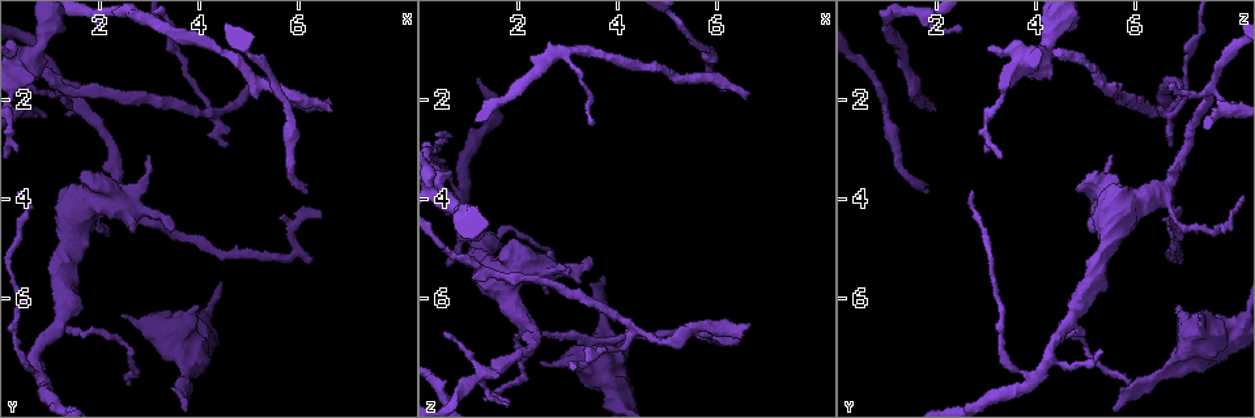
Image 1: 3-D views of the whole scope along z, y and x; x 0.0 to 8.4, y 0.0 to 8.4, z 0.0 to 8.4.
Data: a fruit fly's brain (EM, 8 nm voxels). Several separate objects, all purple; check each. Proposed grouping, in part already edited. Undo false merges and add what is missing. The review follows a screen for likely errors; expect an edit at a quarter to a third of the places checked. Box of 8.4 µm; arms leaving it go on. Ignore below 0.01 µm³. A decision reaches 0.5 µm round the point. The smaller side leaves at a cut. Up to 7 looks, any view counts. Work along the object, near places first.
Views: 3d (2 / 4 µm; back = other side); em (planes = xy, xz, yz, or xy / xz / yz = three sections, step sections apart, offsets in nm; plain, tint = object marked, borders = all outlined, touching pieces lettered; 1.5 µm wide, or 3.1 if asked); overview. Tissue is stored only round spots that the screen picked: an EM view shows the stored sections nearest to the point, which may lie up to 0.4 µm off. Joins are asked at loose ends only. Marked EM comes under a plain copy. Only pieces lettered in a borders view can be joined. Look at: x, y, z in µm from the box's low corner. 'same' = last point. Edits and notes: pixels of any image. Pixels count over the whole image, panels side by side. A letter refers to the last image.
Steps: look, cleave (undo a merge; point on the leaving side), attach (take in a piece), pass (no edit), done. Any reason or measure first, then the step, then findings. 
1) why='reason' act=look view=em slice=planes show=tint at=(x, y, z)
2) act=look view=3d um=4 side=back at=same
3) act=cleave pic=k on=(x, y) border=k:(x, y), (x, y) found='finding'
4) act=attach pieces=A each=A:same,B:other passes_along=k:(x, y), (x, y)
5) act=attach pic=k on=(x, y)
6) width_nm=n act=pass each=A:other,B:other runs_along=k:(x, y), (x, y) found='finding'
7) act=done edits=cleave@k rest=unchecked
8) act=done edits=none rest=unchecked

act=look view=em slice=planes show=borders at=(6.10, 3.95, 1.85)

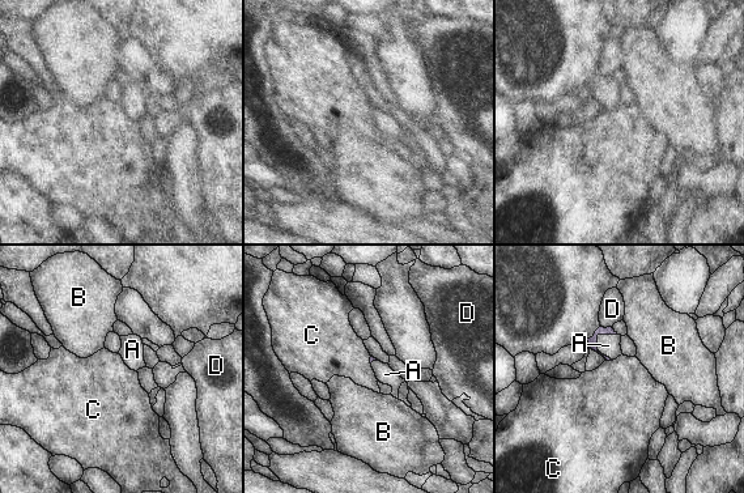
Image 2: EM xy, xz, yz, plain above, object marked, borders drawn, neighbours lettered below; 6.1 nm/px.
act=attach pieces=A each=A:same,B:other,C:other,D:other passes_along=2:(592, 341), (596, 349), (608, 345) found='it goes on there'

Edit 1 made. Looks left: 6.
why='free end' act=look view=em slice=xy step=4 show=borders at=(6.60, 2.25, 1.85)

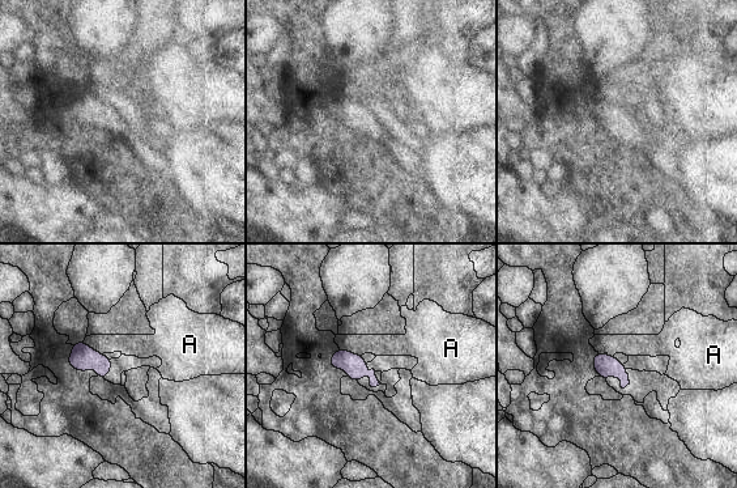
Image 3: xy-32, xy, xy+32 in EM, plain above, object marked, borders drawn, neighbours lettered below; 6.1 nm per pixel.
act=pass each=A:other border=3:(339, 347), (361, 356) found='no lettered piece goes on from it'

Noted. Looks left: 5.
why='see it whole again' act=look view=overview

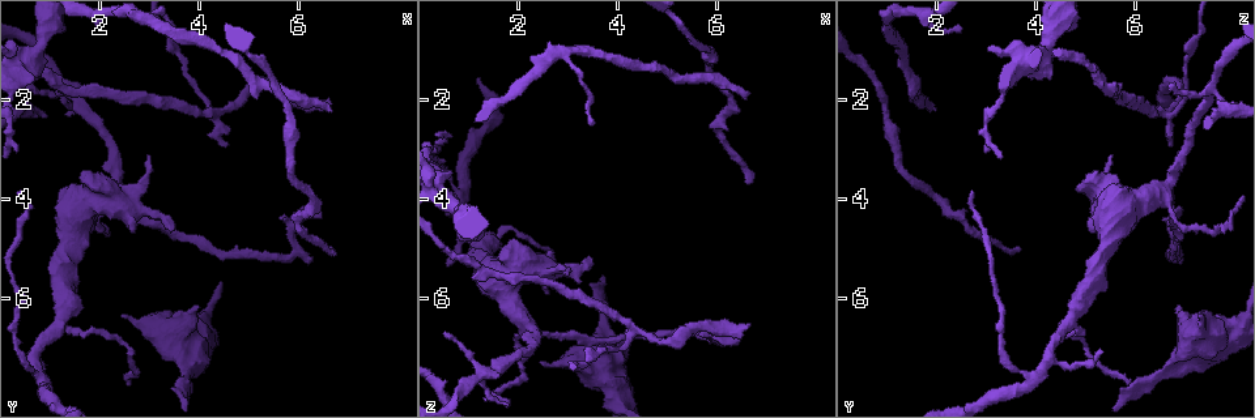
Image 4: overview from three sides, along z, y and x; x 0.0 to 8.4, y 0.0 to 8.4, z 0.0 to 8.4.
why='long arm stops here' act=look view=3d um=2 at=(6.65, 5.05, 3.75)

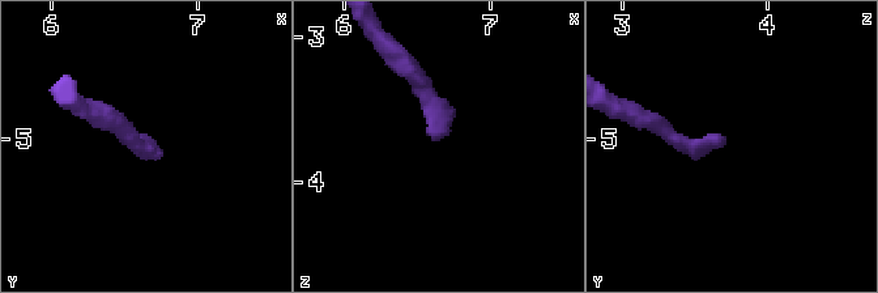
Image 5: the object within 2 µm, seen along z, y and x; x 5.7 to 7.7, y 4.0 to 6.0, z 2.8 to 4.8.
why='need the tissue' act=look view=em slice=xy step=8 show=borders at=(6.66, 5.04, 3.72)

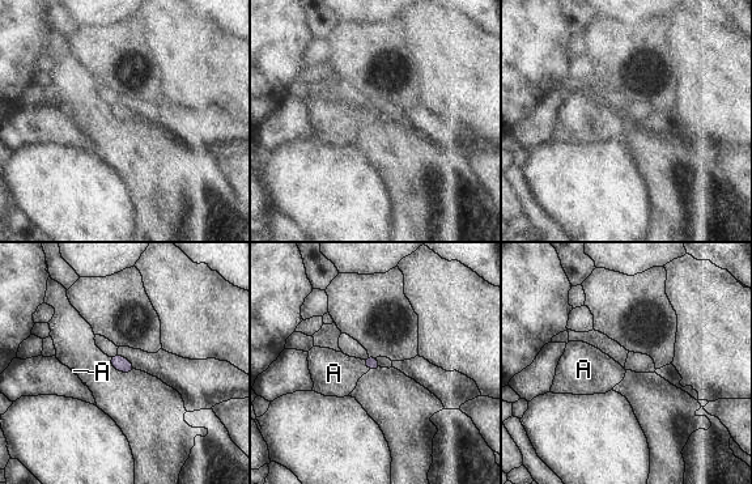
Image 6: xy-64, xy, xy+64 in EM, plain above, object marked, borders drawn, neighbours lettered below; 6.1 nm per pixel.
act=attach pieces=A each=A:same passes_along=6:(370, 362), (364, 364), (334, 373) found='it goes on there'

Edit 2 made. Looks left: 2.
act=done edits=attach@2,attach@6 rest=unchecked

